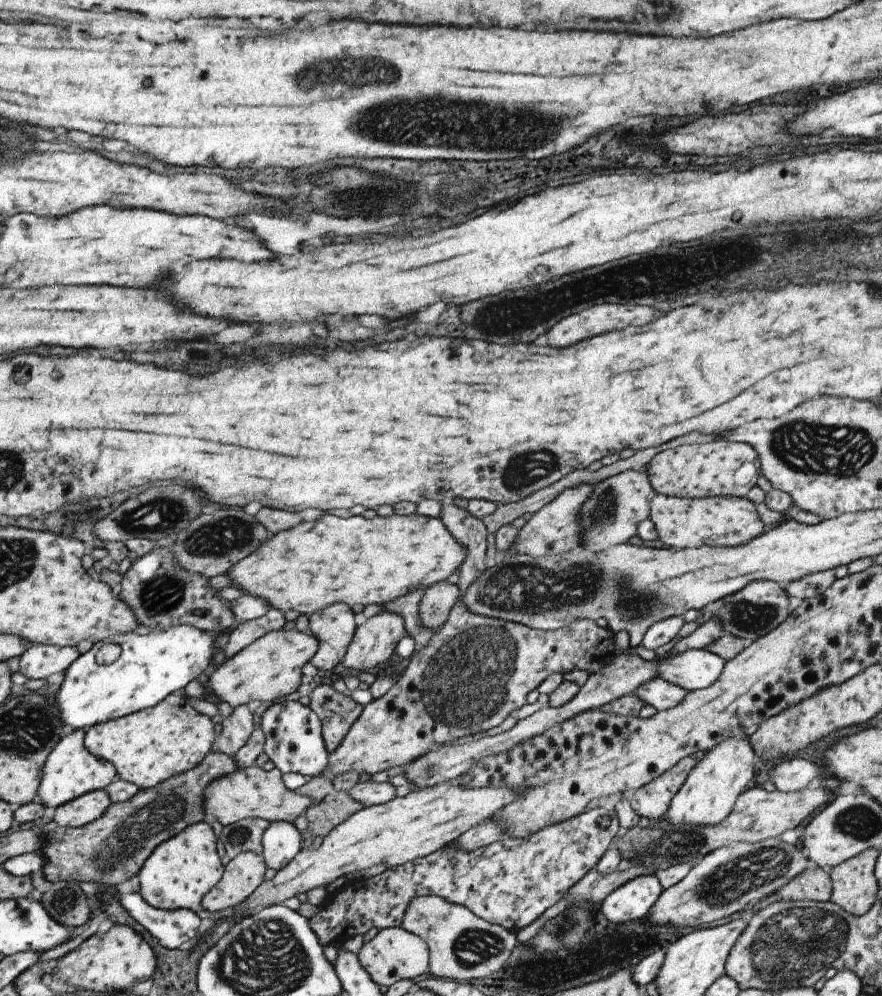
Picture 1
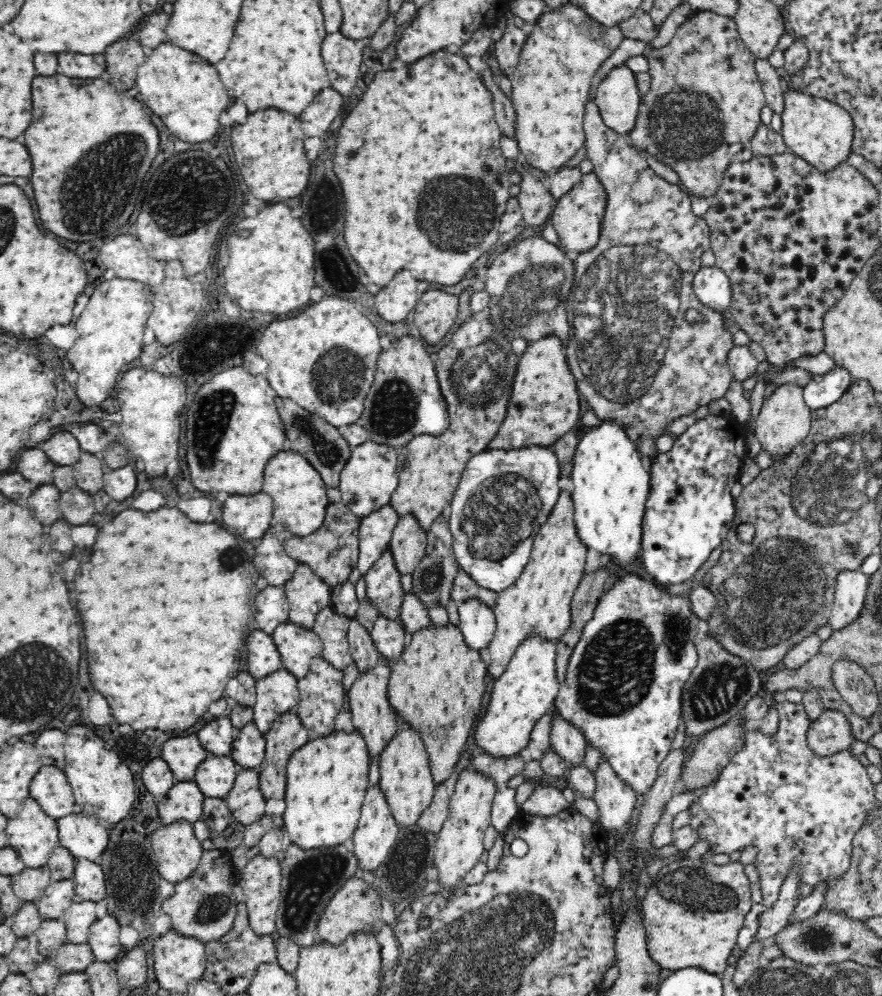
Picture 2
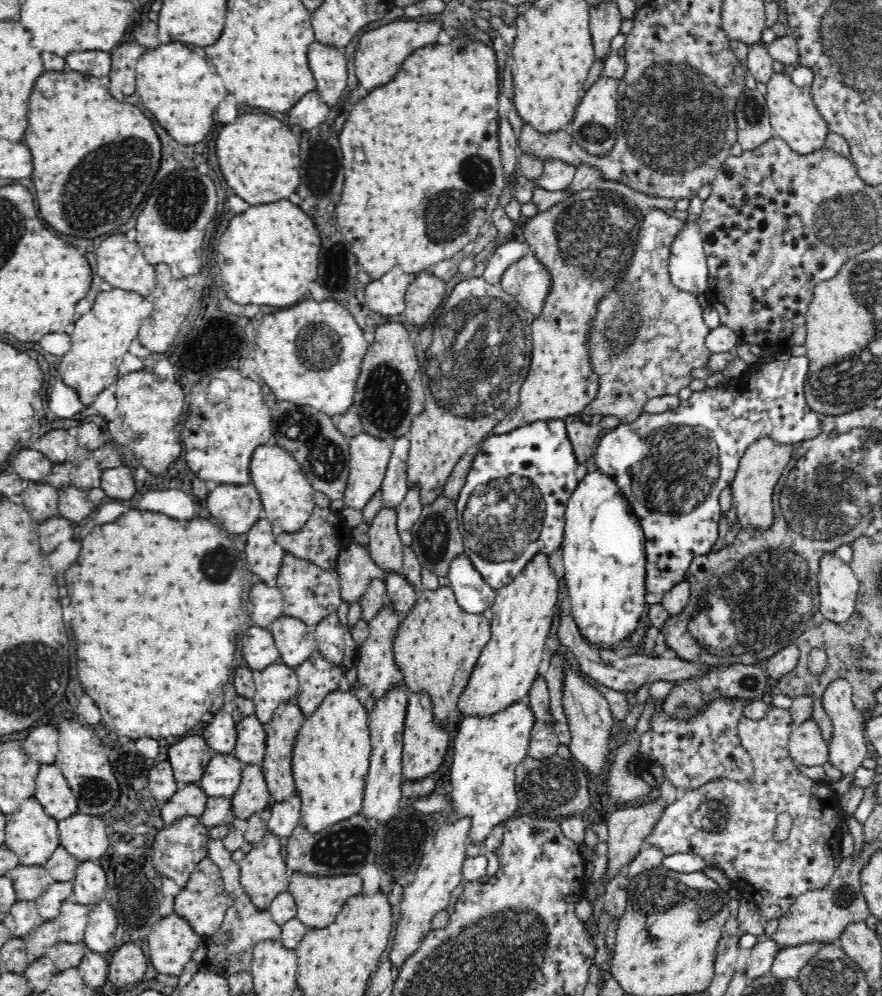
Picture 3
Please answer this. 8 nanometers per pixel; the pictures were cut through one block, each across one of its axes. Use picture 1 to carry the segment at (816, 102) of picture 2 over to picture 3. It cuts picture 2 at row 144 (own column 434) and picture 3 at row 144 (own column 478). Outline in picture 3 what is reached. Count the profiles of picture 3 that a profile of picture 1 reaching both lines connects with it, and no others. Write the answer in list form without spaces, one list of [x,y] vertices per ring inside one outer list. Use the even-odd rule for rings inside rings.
[[[775,72],[765,84],[769,121],[775,135],[784,140],[792,151],[800,155],[808,155],[816,150],[824,149],[829,128],[813,101],[811,87],[794,85],[790,76],[784,75],[783,72]]]

